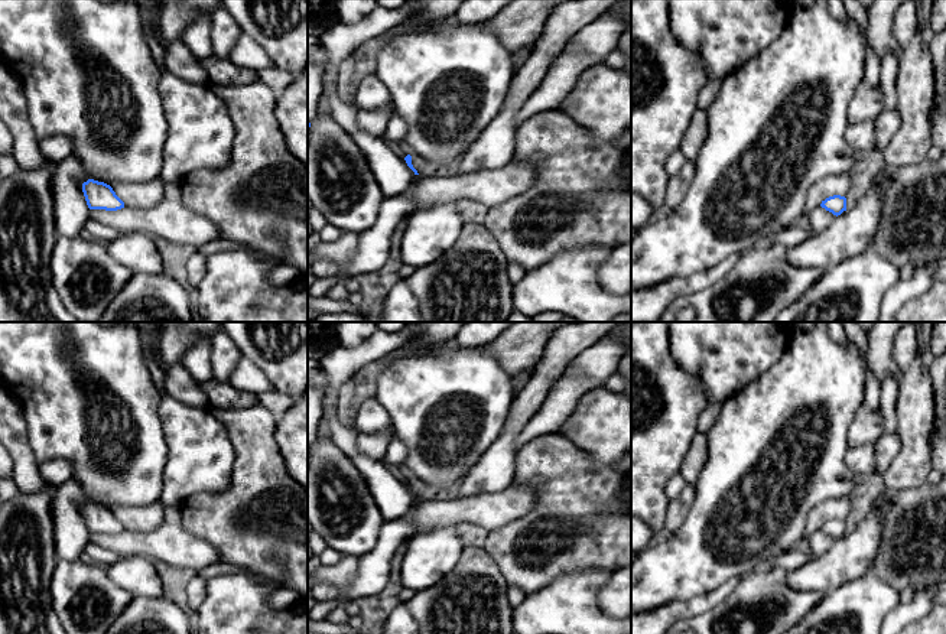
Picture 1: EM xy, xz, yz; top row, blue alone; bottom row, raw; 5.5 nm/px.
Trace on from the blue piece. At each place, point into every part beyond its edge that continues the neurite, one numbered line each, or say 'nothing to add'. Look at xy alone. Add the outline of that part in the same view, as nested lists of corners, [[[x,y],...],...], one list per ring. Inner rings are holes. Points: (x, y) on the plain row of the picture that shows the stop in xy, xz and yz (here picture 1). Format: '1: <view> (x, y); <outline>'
nothing to add

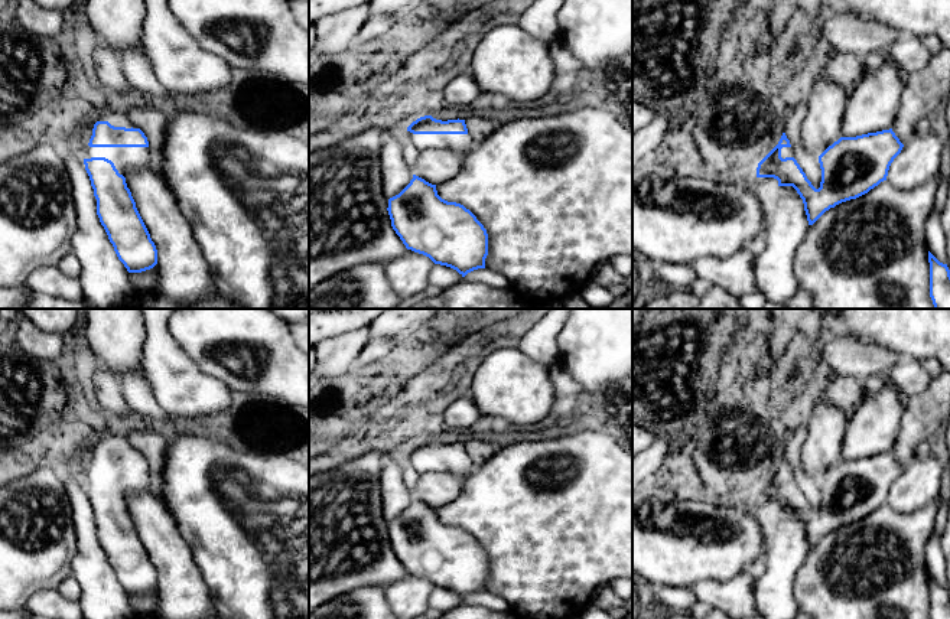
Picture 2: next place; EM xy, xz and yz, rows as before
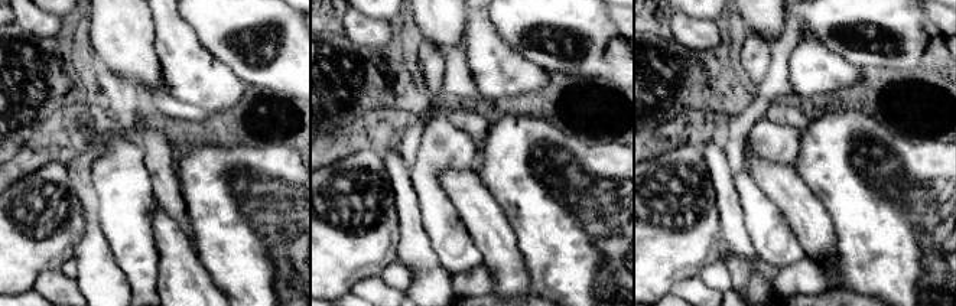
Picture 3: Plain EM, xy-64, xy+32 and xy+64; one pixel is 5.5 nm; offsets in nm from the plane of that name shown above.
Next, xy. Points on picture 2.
1: xy (124, 482); [[[87,470],[84,482],[105,480],[111,483],[120,498],[139,493],[149,488],[149,470]]]

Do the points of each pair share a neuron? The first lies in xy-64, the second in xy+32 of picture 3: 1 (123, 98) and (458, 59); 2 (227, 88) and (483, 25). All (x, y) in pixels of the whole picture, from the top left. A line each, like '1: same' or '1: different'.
1: different
2: same

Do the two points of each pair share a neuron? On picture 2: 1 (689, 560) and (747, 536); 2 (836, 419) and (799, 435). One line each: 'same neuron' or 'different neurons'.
1: same neuron
2: different neurons

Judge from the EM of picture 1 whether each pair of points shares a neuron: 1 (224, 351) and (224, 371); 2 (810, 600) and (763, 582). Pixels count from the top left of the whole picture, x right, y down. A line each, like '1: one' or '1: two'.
1: one
2: one

